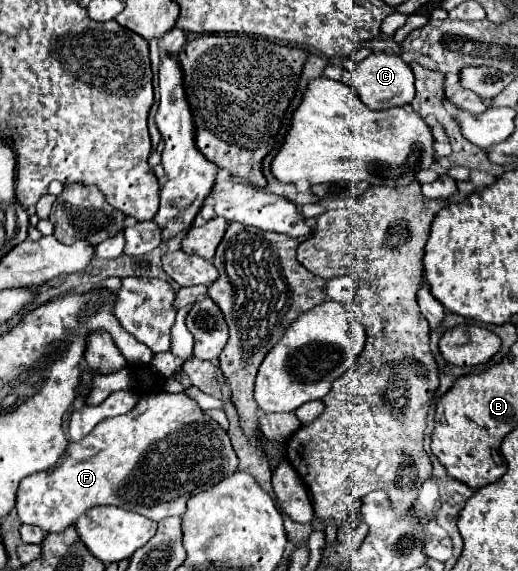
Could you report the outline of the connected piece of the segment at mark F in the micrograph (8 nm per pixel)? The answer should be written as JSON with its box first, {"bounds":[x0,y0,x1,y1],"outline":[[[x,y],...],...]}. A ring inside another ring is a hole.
{"bounds":[17,392,239,532],"outline":[[[165,392],[143,394],[131,412],[127,412],[123,416],[105,418],[91,430],[91,434],[83,442],[71,442],[67,454],[63,454],[63,458],[57,462],[57,466],[53,470],[45,470],[45,472],[31,474],[31,476],[23,478],[23,482],[19,484],[19,490],[17,490],[17,512],[19,512],[19,518],[23,524],[39,526],[45,532],[63,532],[67,526],[71,526],[75,522],[75,518],[79,518],[79,514],[83,514],[83,510],[89,510],[91,506],[107,506],[107,504],[139,512],[143,516],[159,522],[167,516],[181,516],[185,510],[187,498],[191,498],[191,494],[197,494],[201,490],[207,490],[211,484],[221,482],[223,478],[227,478],[229,474],[233,474],[237,470],[237,464],[239,464],[239,460],[237,460],[237,454],[233,452],[233,446],[227,438],[227,432],[211,416],[205,416],[205,412],[199,408],[199,404],[193,398],[189,398],[185,392],[179,392],[179,394],[165,394]]]}

